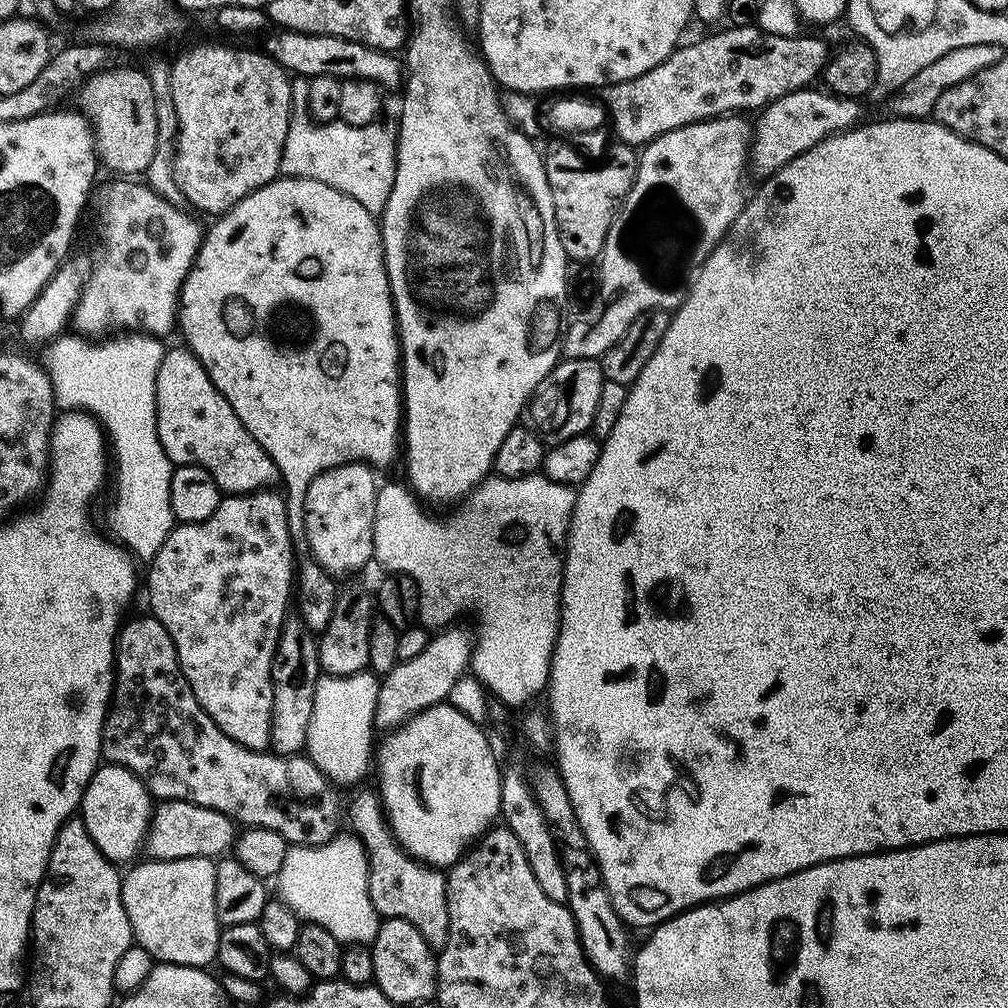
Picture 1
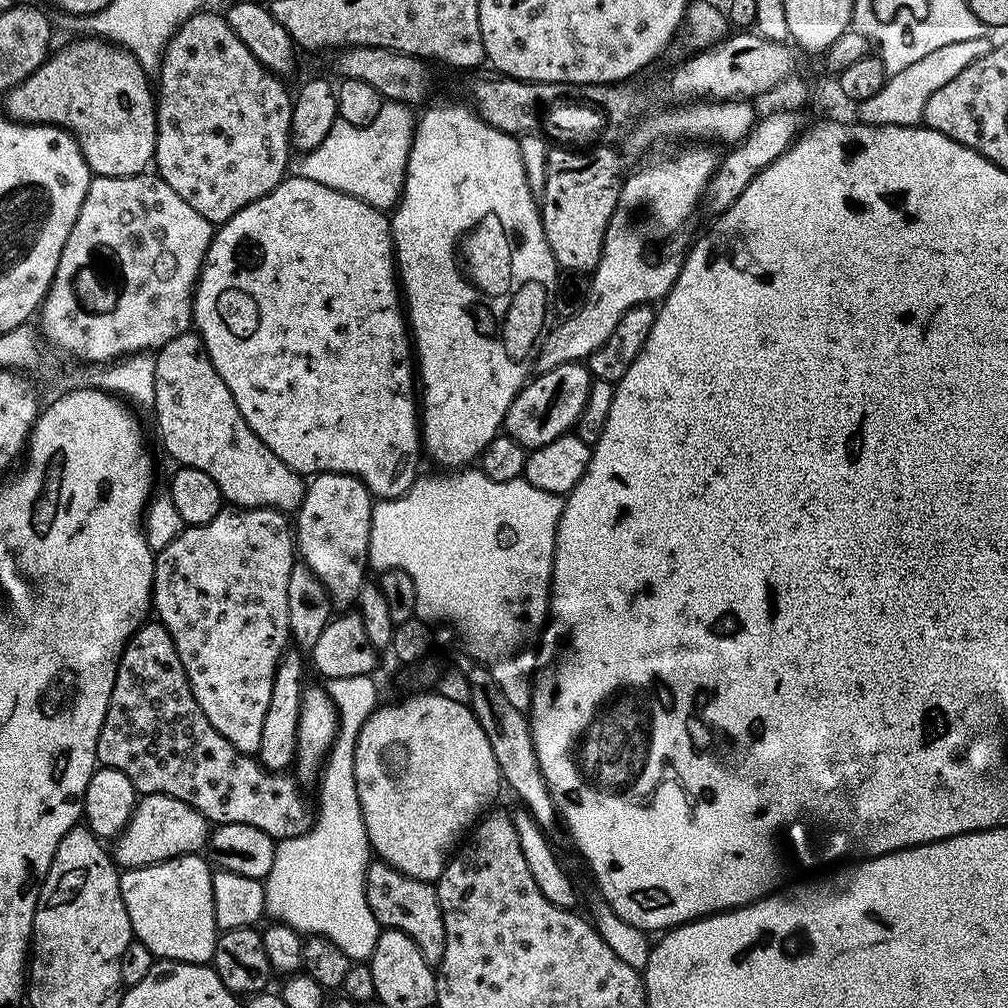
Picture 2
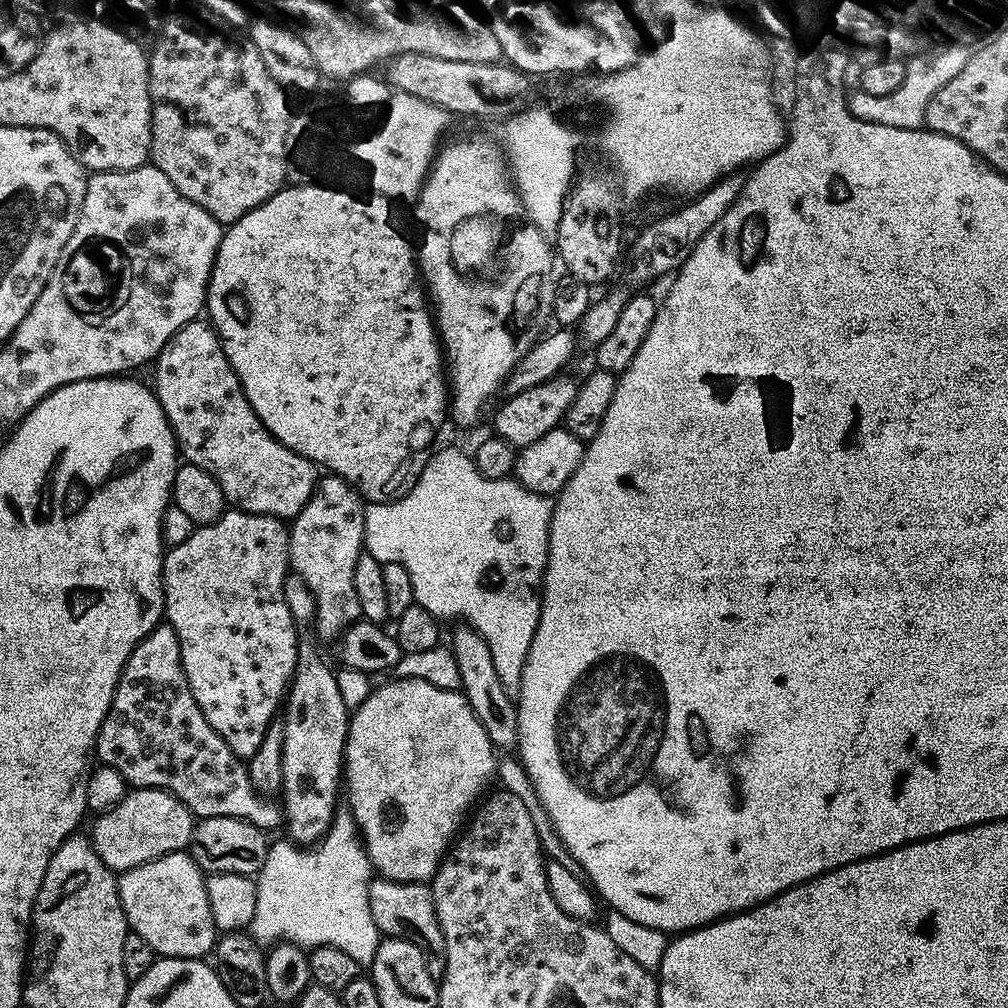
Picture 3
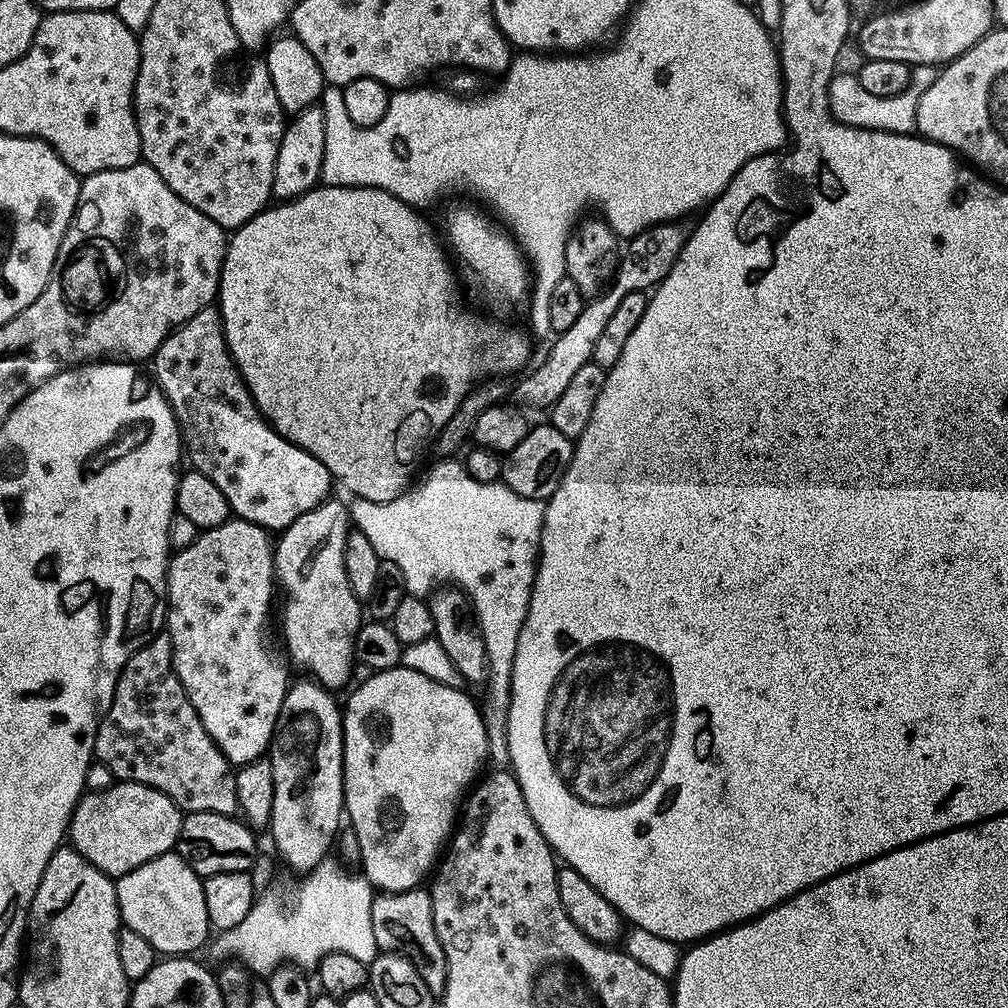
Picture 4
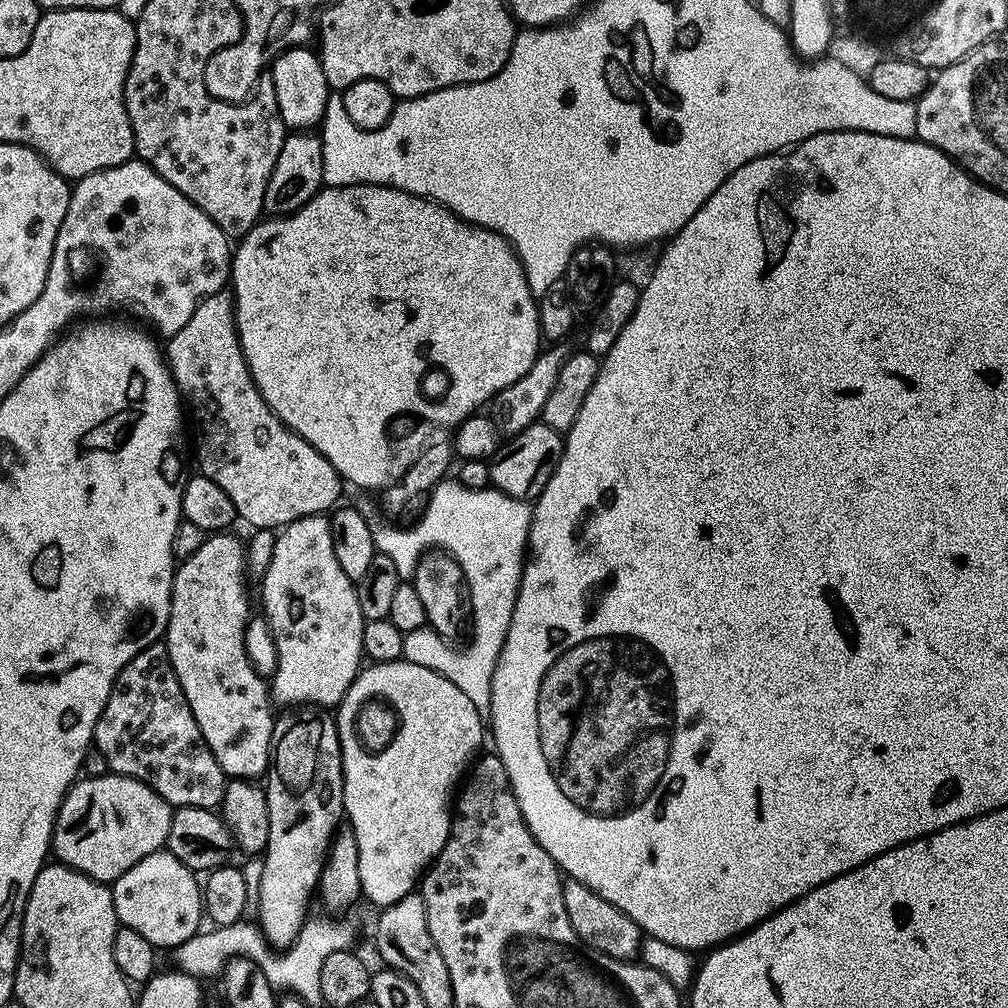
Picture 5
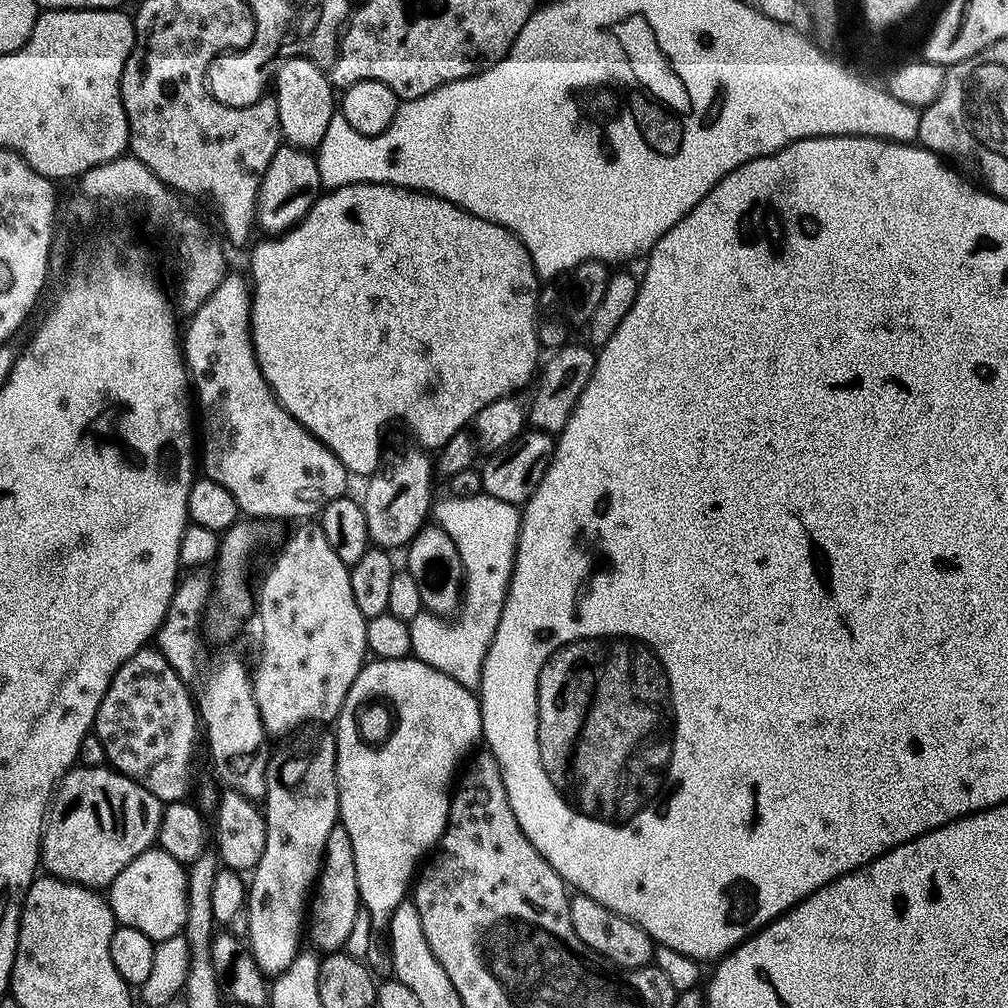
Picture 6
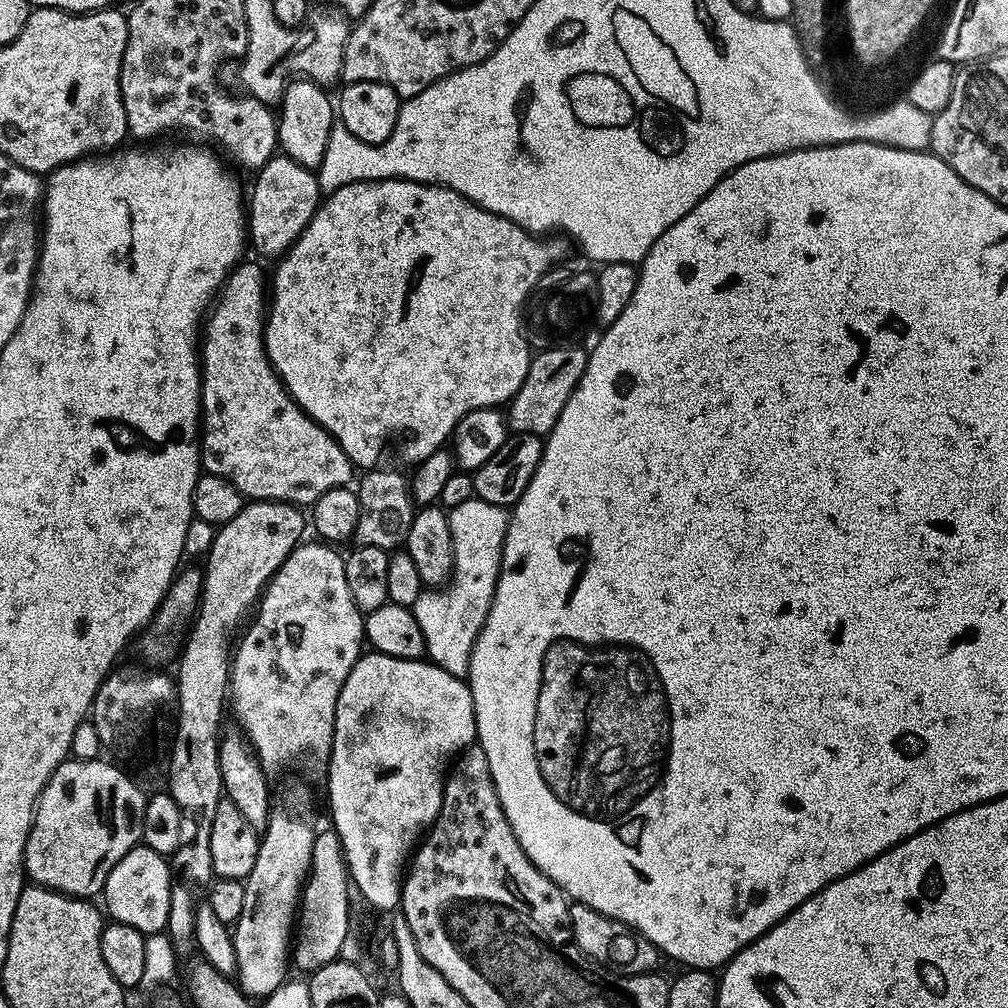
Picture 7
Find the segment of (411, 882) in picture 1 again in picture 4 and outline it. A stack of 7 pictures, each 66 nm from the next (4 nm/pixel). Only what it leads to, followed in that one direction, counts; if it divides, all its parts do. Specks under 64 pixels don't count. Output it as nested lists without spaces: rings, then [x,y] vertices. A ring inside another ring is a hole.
[[[421,886],[405,892],[380,892],[373,895],[372,925],[377,949],[380,952],[397,952],[407,958],[414,970],[418,970],[422,982],[426,982],[433,997],[443,997],[446,986],[446,954],[434,930],[431,891]]]

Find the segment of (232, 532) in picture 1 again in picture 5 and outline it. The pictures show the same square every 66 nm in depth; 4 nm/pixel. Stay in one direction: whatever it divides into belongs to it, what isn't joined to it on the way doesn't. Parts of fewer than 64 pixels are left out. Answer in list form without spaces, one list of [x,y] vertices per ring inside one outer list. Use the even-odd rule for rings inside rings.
[[[225,530],[209,535],[190,554],[188,560],[179,561],[172,578],[172,601],[168,630],[162,643],[168,647],[168,661],[182,686],[182,694],[206,738],[206,746],[218,758],[225,777],[255,781],[269,769],[272,755],[274,701],[269,685],[256,673],[248,648],[244,645],[244,631],[248,628],[248,584],[244,581],[244,544],[231,531]]]

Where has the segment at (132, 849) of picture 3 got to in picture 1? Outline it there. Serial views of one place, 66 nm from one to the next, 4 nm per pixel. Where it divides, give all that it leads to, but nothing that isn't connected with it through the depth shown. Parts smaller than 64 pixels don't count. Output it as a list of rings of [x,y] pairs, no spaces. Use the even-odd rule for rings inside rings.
[[[162,800],[155,805],[146,825],[147,855],[154,860],[177,860],[206,856],[220,858],[233,847],[238,828],[227,816],[206,806],[194,806],[181,800]]]

